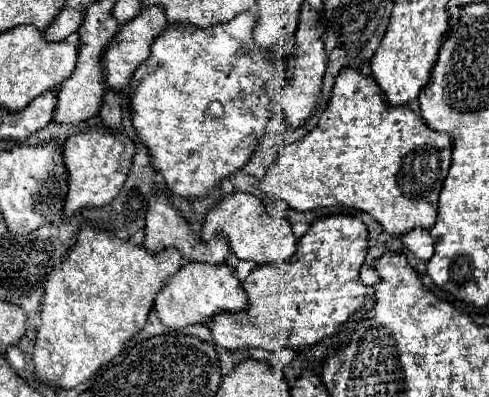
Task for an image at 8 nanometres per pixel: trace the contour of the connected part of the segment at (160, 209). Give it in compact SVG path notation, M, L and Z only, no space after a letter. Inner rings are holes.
M155 189L153 197L149 199L147 217L145 217L145 247L149 251L159 251L165 247L177 247L187 261L199 261L199 263L223 263L229 253L229 243L223 235L215 235L211 241L201 241L189 227L189 223L183 219L183 215L173 207L169 201L169 195L161 189Z

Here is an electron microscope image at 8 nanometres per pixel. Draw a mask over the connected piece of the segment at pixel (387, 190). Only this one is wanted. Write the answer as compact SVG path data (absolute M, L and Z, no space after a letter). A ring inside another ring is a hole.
M345 67L339 75L337 75L337 81L335 81L335 87L333 87L333 95L331 95L331 101L327 105L327 109L323 111L317 127L307 133L303 139L299 139L297 143L291 143L287 147L283 147L275 159L275 163L267 169L263 181L259 183L259 189L265 193L269 198L273 200L287 201L290 208L295 211L313 211L313 209L323 209L323 207L355 207L355 209L361 209L369 215L373 215L387 233L391 235L403 235L415 227L423 227L423 229L431 229L435 225L435 219L437 219L437 201L439 201L439 193L441 193L441 187L443 187L443 181L447 177L447 171L449 171L449 163L451 163L451 137L447 133L441 133L441 131L433 131L429 129L423 119L411 111L407 105L389 105L385 93L381 91L381 87L377 85L377 81L373 77L365 77L361 75L357 69L351 69L351 67Z

